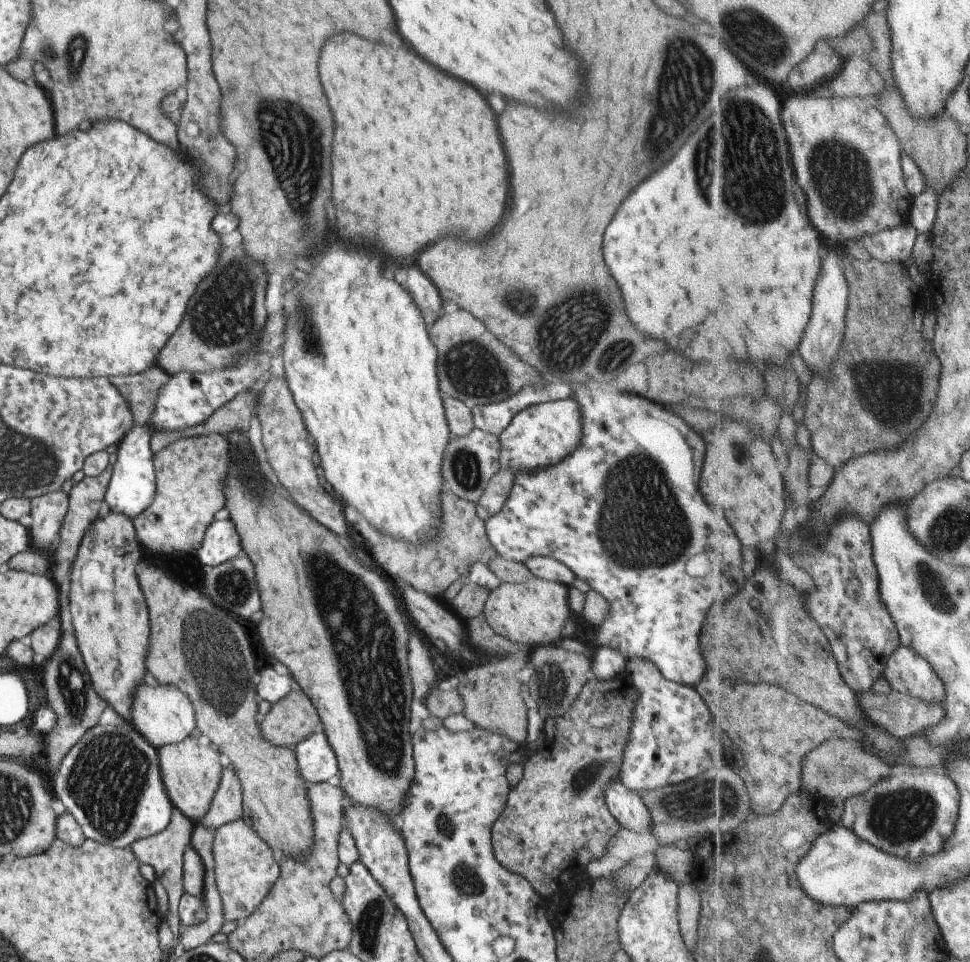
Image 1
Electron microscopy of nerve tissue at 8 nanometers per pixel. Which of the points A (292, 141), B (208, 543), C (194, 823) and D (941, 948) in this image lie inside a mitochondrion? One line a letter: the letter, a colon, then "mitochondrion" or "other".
A: mitochondrion
B: other
C: other
D: other

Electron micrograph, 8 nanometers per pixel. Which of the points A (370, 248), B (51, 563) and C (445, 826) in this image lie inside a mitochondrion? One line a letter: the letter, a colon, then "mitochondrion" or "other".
A: other
B: other
C: mitochondrion

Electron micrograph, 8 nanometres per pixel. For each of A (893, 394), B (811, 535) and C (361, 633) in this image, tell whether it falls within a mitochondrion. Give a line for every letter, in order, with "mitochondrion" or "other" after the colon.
A: mitochondrion
B: other
C: mitochondrion

